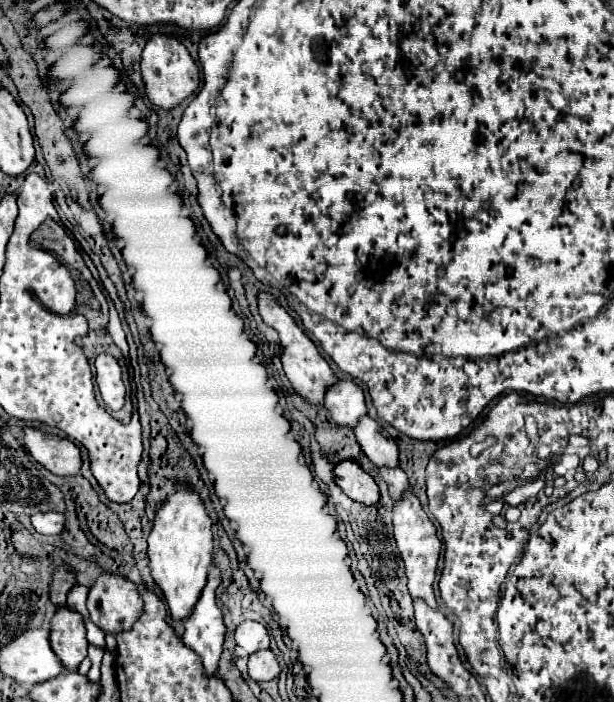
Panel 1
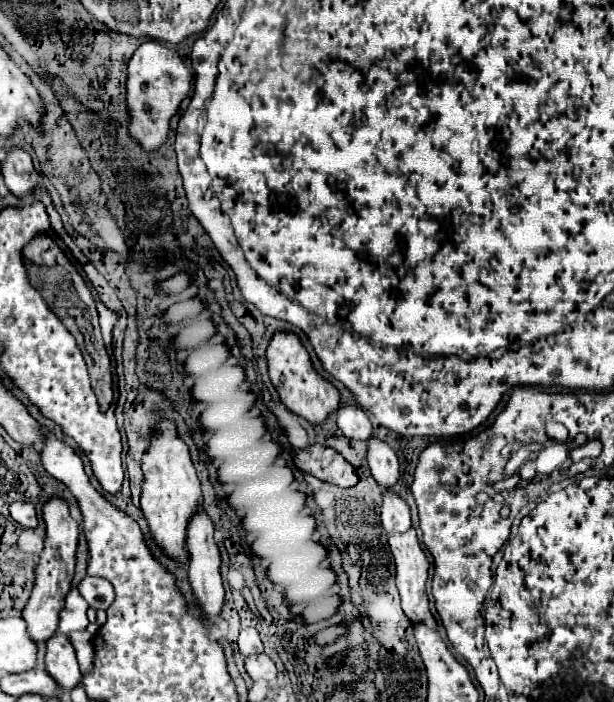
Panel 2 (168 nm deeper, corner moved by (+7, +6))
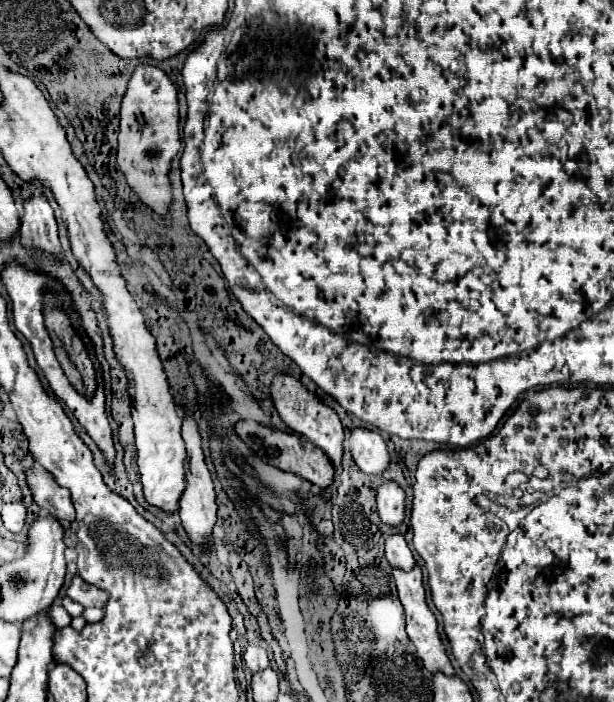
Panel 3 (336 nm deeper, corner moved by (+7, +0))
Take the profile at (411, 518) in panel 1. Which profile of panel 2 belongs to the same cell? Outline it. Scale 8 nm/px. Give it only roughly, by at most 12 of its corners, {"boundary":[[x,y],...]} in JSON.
{"boundary":[[416,529],[388,535],[396,585],[410,621],[436,627],[428,559]]}

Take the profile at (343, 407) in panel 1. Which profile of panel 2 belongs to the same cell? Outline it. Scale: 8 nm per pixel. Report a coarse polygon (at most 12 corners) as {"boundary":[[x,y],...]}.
{"boundary":[[358,405],[336,409],[338,429],[346,437],[366,441],[372,423]]}

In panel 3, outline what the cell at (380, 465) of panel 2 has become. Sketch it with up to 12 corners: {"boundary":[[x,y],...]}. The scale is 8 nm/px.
{"boundary":[[394,481],[378,487],[378,515],[384,525],[404,523],[406,495]]}

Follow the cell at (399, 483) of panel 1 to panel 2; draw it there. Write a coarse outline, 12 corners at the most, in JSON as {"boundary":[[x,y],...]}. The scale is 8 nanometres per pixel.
{"boundary":[[392,489],[382,493],[386,533],[408,531],[410,505]]}

